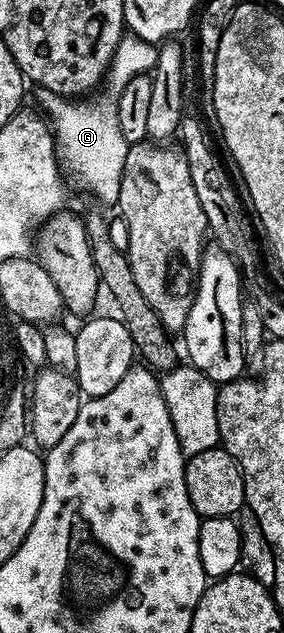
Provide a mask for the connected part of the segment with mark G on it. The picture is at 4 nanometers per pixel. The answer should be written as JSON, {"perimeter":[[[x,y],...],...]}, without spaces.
{"perimeter":[[[125,34],[111,60],[105,83],[94,98],[68,98],[45,91],[38,93],[39,100],[43,103],[42,111],[53,125],[55,151],[60,165],[65,169],[68,177],[71,175],[85,191],[92,192],[103,204],[114,205],[118,201],[121,190],[121,170],[125,166],[125,154],[129,147],[117,122],[115,104],[119,100],[121,90],[125,90],[128,82],[131,82],[135,76],[142,76],[154,69],[158,53],[159,49],[156,45]]]}

